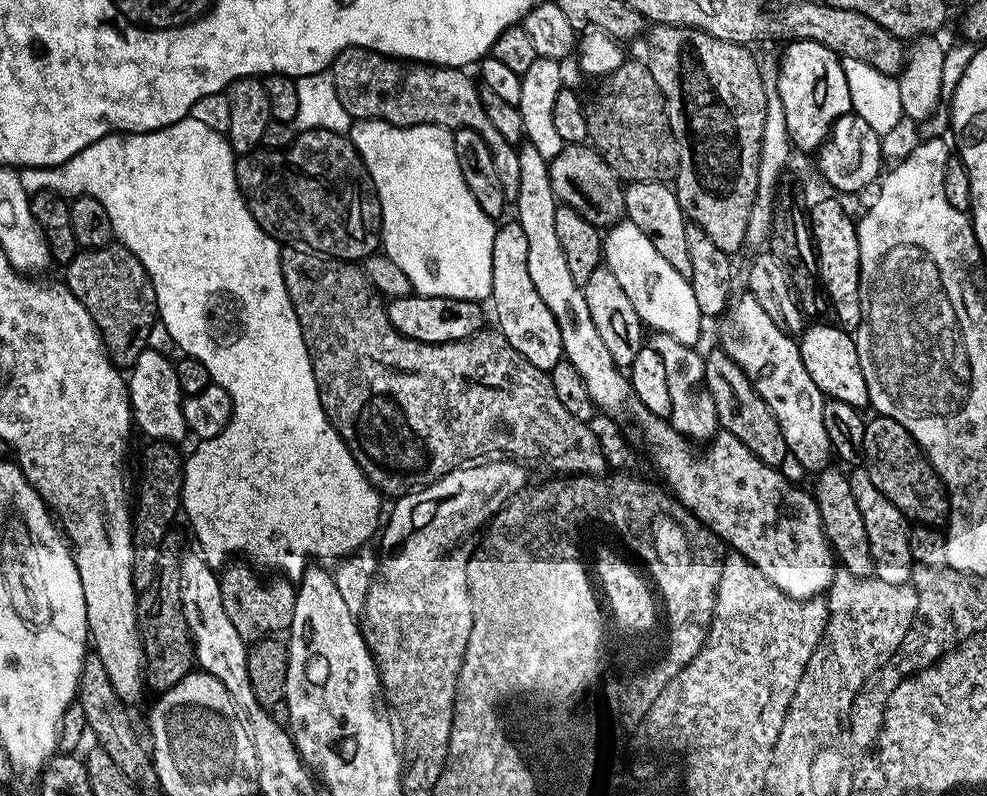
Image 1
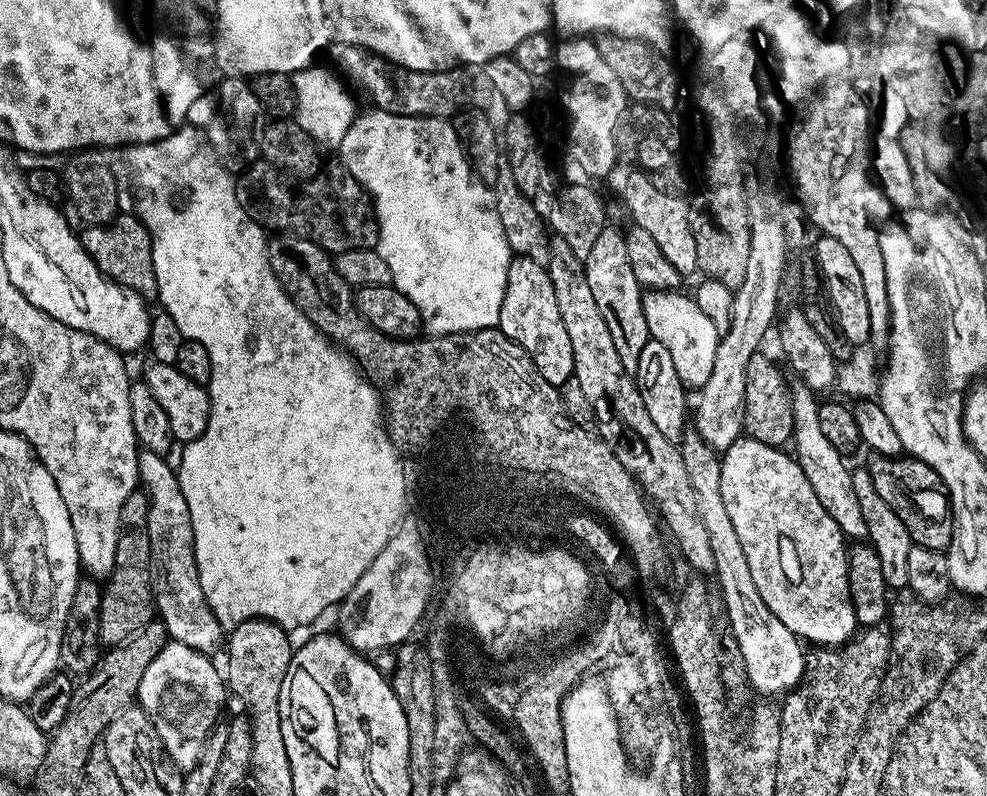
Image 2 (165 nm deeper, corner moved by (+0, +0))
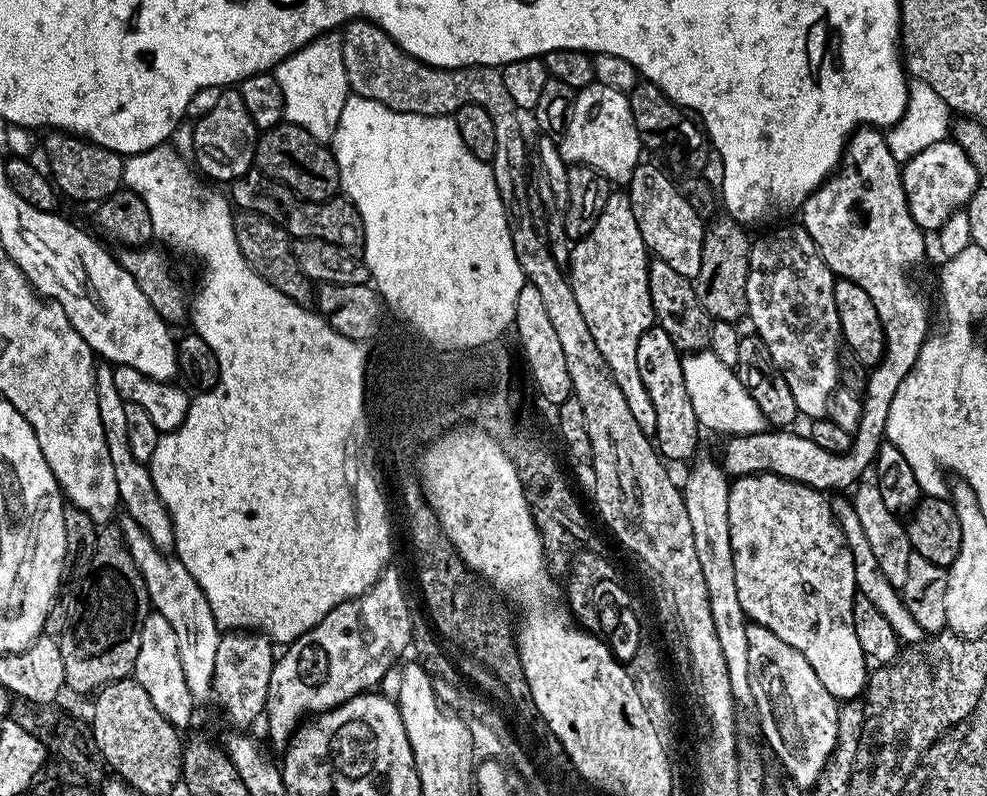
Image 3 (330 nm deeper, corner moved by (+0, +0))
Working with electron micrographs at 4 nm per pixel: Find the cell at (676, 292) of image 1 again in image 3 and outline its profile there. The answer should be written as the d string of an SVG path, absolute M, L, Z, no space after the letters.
M712 351L687 353L682 359L682 378L686 378L686 394L690 394L690 406L694 406L701 429L724 432L725 437L765 431L766 421L762 410L758 410L758 402L750 398L744 381L734 369L726 366L726 362L718 362Z

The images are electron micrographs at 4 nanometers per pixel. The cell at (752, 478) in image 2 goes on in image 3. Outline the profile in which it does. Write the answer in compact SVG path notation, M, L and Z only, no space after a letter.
M759 472L753 476L738 476L731 481L728 490L728 525L730 526L730 546L732 547L732 557L734 558L734 582L738 582L738 602L742 602L742 610L745 617L751 623L766 626L786 646L794 646L814 666L814 674L818 674L818 682L830 690L830 694L838 702L852 700L856 695L865 691L870 675L870 664L866 659L862 646L858 646L858 634L854 634L854 614L852 613L852 601L856 599L856 583L854 582L854 558L850 550L844 544L844 535L838 526L836 516L832 513L832 506L829 497L816 488L811 488L805 484L799 484L793 480L782 478L773 472Z

